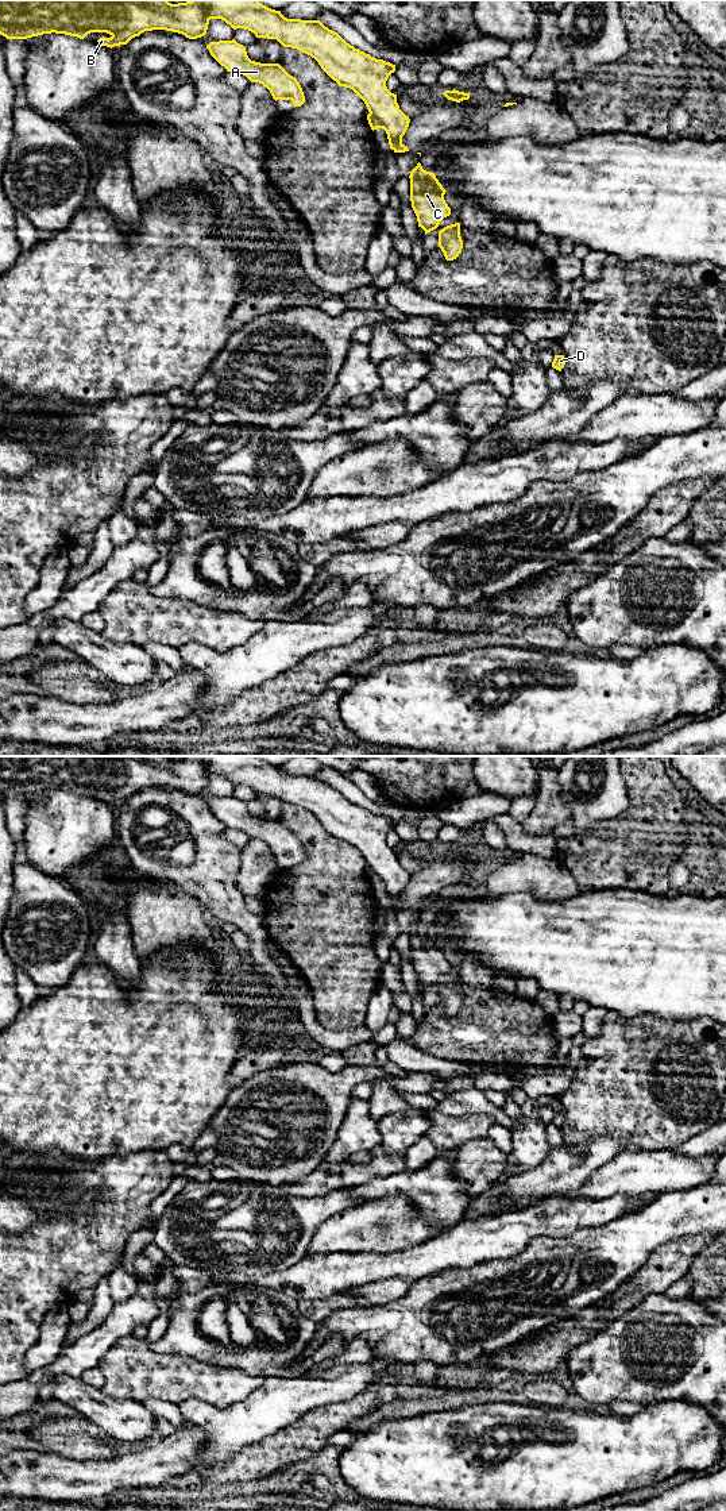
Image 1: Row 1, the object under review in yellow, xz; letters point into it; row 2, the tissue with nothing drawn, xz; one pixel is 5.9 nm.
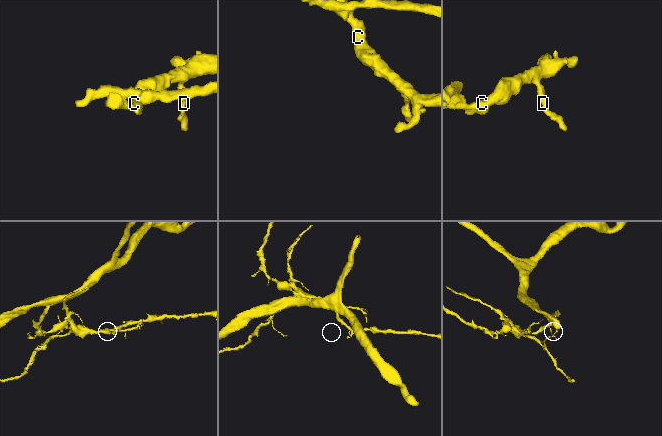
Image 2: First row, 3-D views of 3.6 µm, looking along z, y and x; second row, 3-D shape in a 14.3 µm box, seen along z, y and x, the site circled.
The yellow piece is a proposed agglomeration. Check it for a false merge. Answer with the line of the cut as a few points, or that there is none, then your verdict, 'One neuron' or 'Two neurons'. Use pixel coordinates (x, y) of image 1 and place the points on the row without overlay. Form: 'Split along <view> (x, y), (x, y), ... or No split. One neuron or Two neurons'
Split along xz (370, 868), (385, 885). Two neurons

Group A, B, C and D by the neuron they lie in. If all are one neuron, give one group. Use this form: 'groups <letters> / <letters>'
groups A B / C D

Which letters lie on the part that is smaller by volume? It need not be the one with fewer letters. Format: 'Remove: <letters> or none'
Remove: A, B

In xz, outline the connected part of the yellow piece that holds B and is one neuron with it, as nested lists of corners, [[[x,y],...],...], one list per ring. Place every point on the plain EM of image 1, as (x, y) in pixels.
[[[0,756],[0,791],[27,795],[43,790],[65,790],[84,795],[90,789],[107,789],[97,798],[107,803],[127,801],[144,787],[166,786],[197,795],[206,790],[206,756],[171,760],[167,756]]]

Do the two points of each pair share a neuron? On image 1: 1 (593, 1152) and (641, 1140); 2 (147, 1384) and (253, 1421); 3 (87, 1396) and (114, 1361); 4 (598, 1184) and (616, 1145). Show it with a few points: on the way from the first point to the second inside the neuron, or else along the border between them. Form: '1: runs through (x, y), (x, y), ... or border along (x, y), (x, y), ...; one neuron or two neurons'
1: border along (595, 1138), (620, 1138), (629, 1149); two neurons
2: border along (180, 1403), (186, 1399), (201, 1399), (217, 1407); two neurons
3: border along (100, 1390), (111, 1396), (127, 1398), (130, 1400); two neurons
4: border along (628, 1149), (597, 1167), (583, 1180); two neurons

